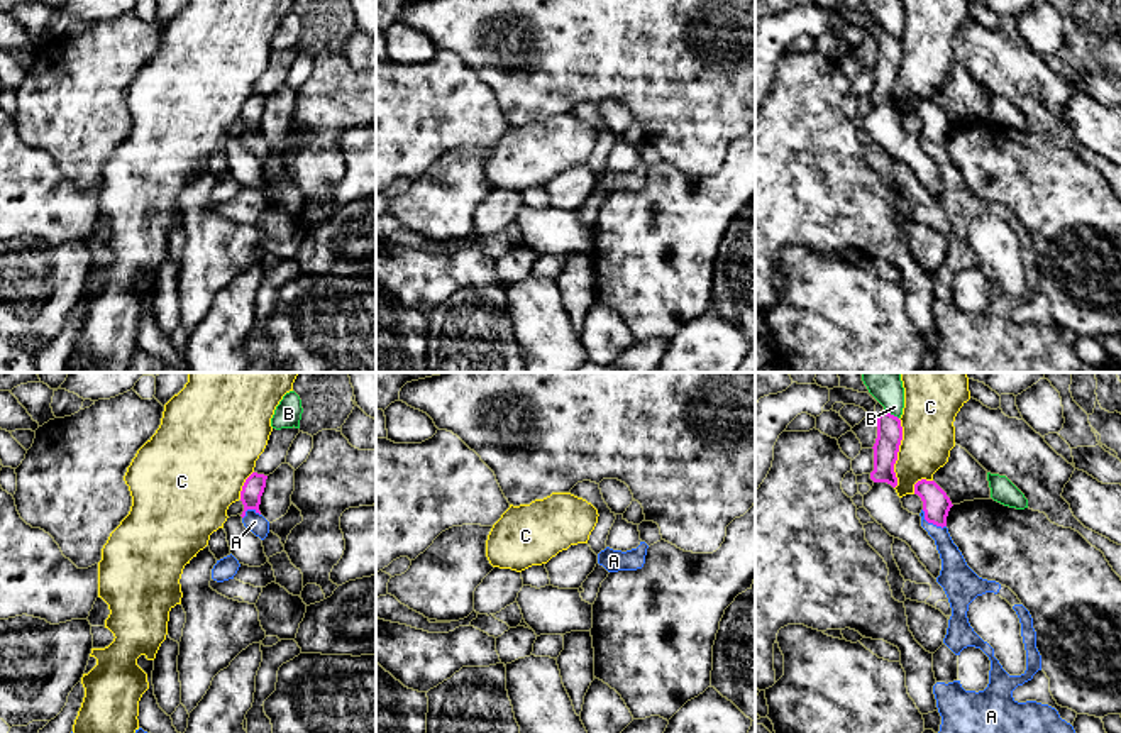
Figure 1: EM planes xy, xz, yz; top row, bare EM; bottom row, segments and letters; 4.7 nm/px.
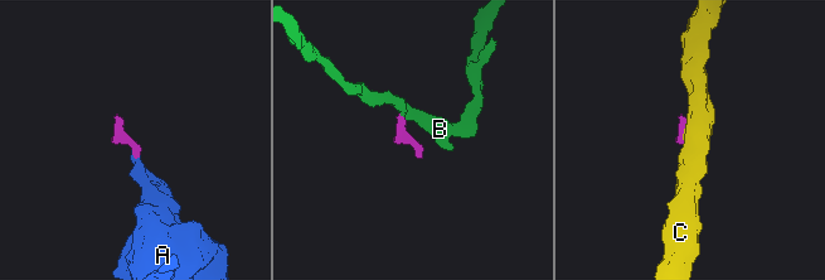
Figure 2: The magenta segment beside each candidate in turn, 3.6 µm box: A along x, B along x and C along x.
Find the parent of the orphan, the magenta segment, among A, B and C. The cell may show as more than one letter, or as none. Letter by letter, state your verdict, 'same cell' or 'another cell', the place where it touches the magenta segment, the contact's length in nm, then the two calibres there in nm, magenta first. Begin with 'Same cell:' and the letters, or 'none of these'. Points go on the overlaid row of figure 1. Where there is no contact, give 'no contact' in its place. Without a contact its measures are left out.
Same cell: A
A: same cell | yz (932, 522) | 150 nm | 130/130 nm
B: another cell | yz (889, 413) | 90 nm | 130/180 nm
C: another cell | yz (896, 454) | 340 nm | 130/260 nm

